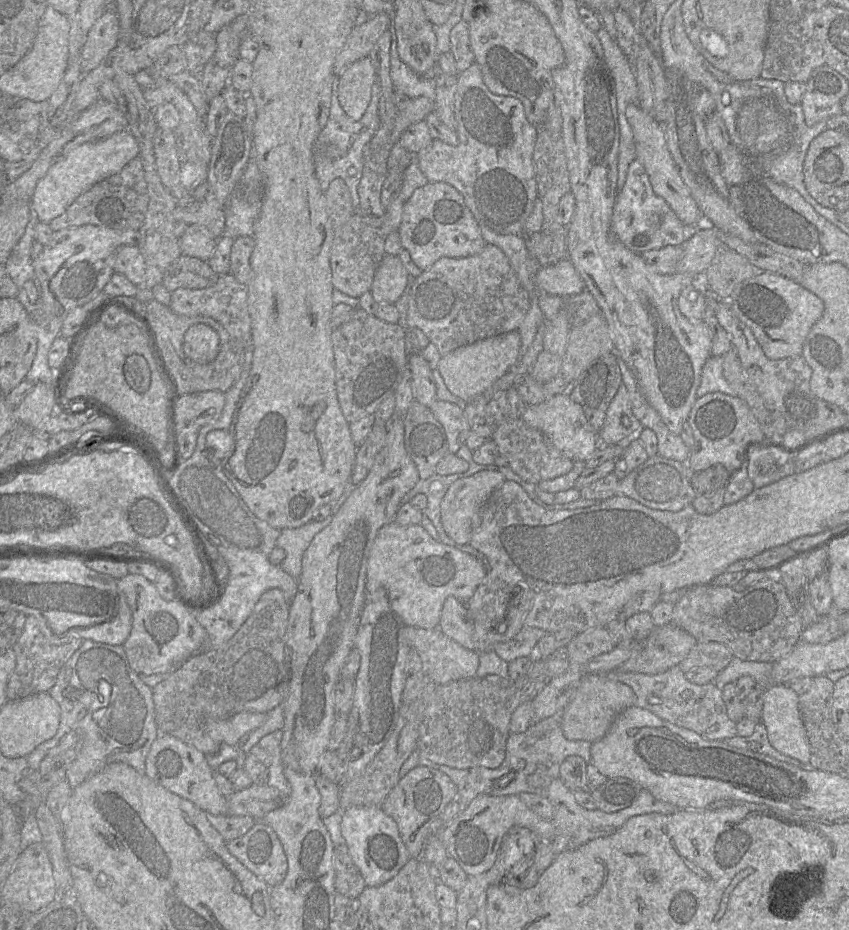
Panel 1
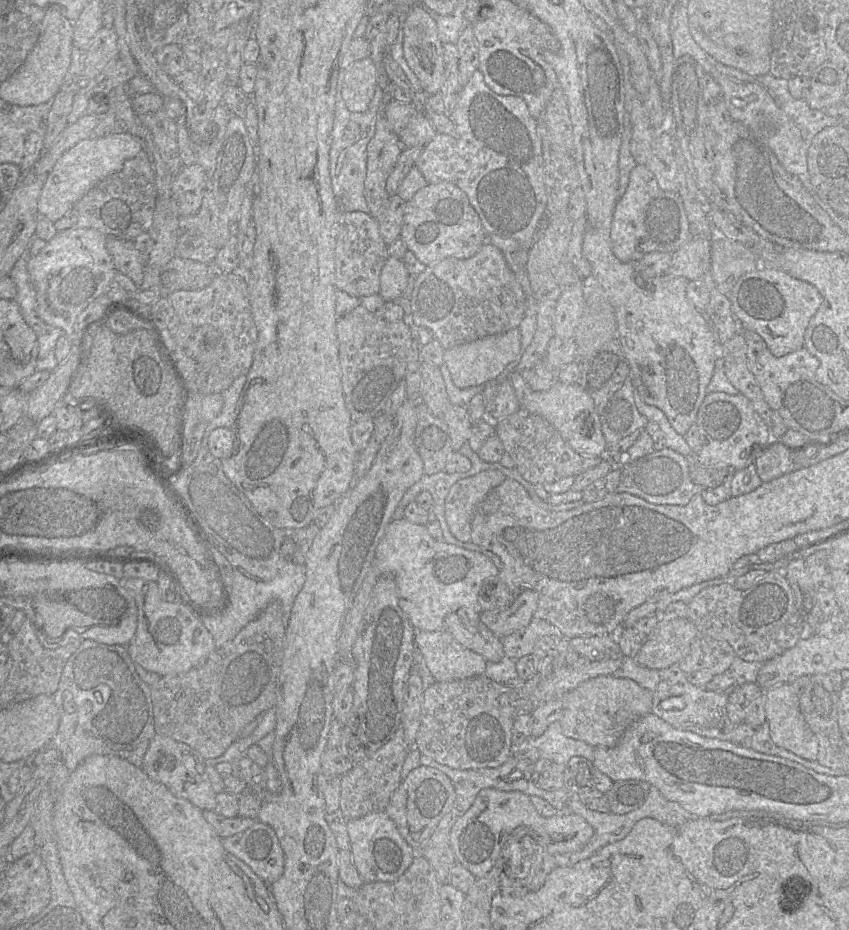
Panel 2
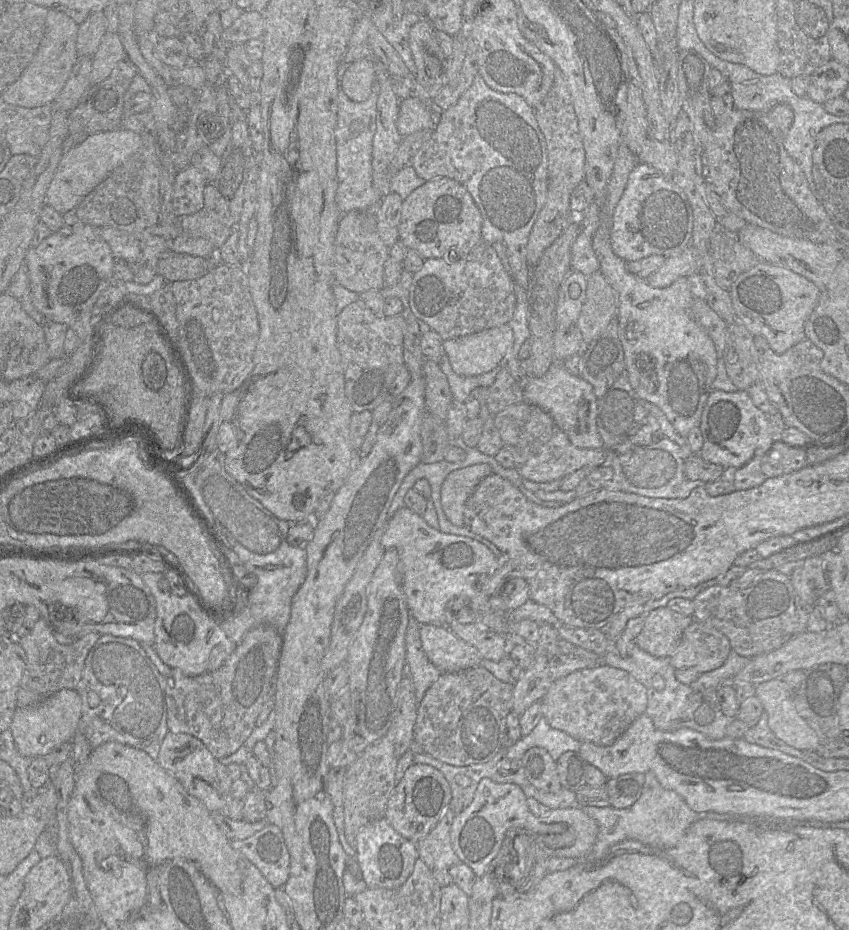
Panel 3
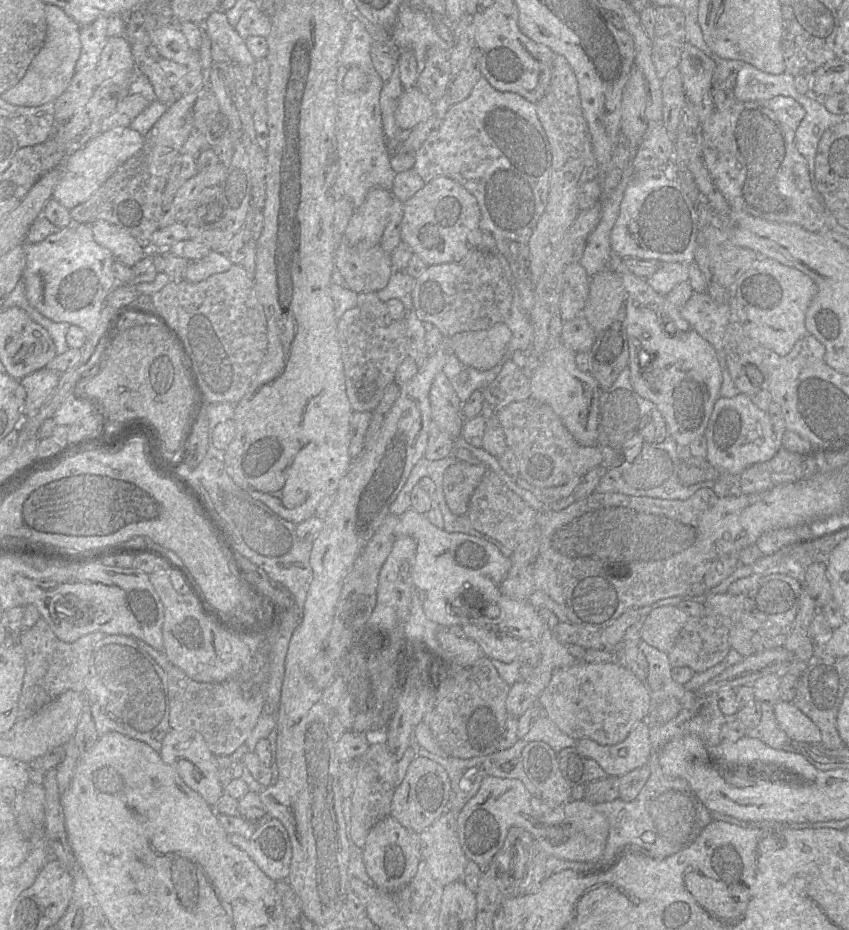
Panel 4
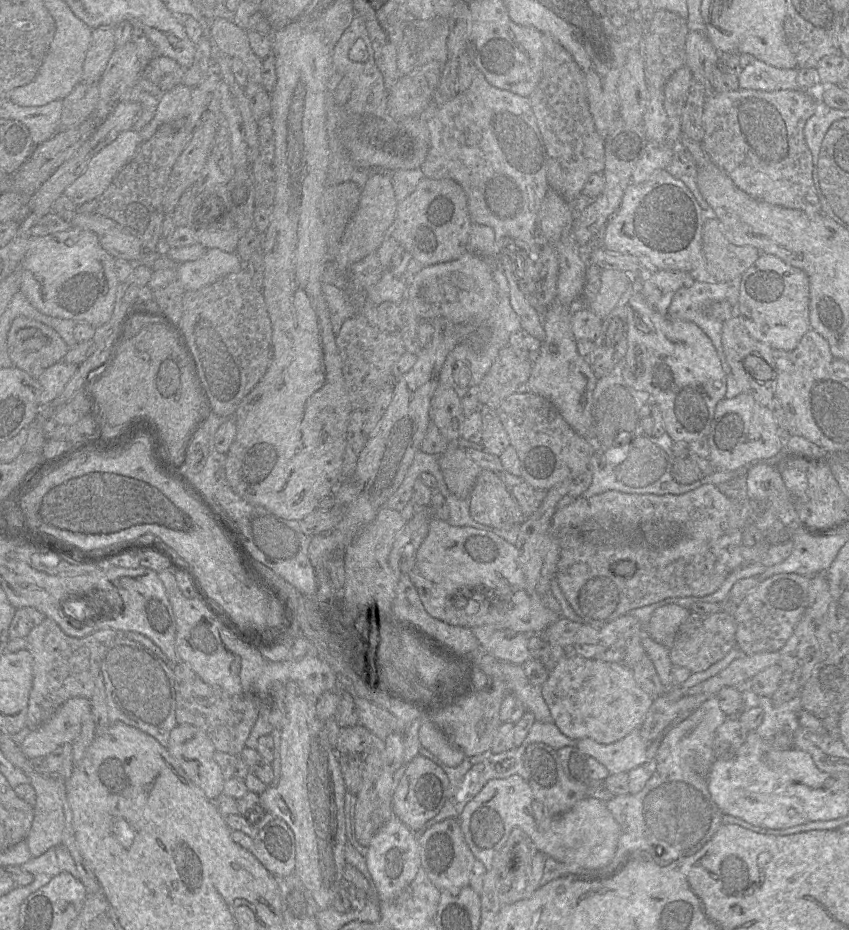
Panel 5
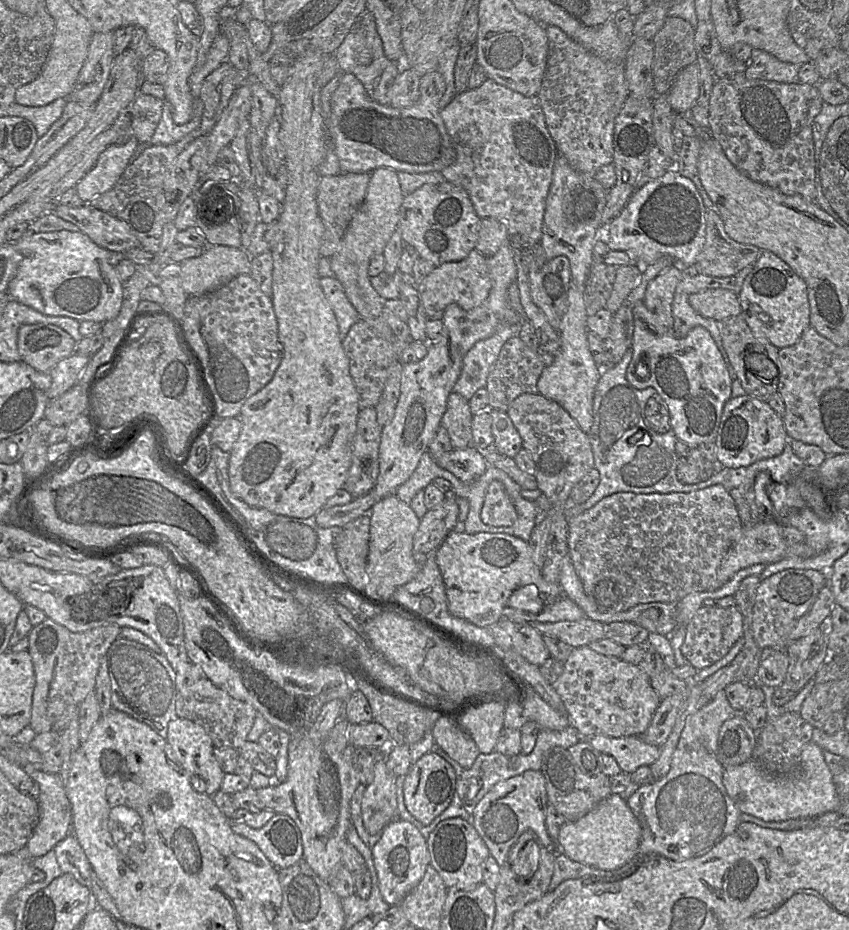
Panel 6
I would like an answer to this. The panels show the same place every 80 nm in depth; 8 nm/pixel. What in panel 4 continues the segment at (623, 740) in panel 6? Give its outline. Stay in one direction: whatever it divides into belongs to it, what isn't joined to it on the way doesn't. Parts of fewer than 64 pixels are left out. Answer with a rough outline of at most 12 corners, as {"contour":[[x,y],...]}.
{"contour":[[639,722],[616,745],[583,738],[576,747],[610,777],[648,764],[650,726]]}

